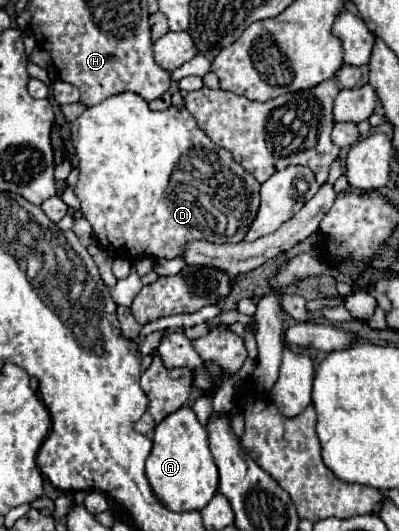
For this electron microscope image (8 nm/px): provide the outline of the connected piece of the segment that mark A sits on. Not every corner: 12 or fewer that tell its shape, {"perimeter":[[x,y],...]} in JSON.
{"perimeter":[[191,408],[155,428],[145,474],[173,512],[203,510],[219,472]]}

